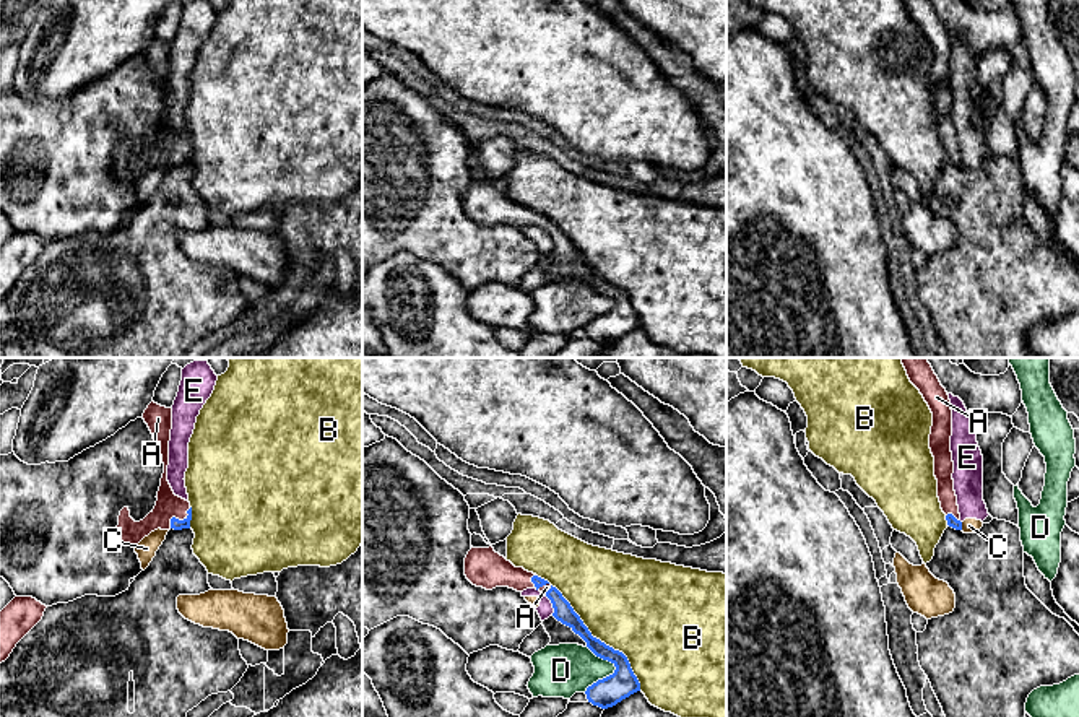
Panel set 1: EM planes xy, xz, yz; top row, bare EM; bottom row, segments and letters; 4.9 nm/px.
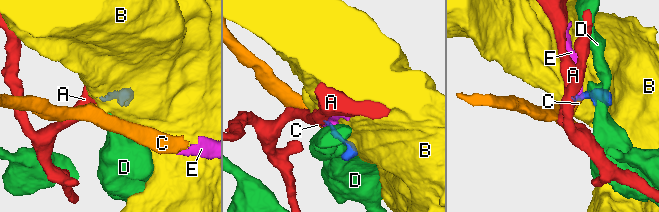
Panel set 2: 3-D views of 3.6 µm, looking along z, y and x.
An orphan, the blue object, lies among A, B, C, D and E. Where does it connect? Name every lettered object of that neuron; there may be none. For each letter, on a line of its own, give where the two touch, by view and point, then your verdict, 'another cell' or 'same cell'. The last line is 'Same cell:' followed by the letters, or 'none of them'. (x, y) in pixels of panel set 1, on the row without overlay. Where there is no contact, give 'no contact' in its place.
A: xy (177, 155) | same cell
B: xz (592, 272) | another cell
C: yz (961, 161) | another cell
D: xz (615, 306) | another cell
E: xz (553, 241) | another cell
Same cell: A

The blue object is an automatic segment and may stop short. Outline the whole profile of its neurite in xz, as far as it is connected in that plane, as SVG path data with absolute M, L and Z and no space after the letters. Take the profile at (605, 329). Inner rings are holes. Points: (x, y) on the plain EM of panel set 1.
M471 182L465 193L465 211L473 221L486 226L496 223L509 223L517 228L536 224L551 236L554 244L552 252L578 270L596 293L608 296L616 302L613 311L598 315L587 324L587 335L593 341L608 345L640 327L640 319L634 311L627 293L593 273L570 239L548 216L525 206L523 203L515 203L510 197L496 189L492 182Z

